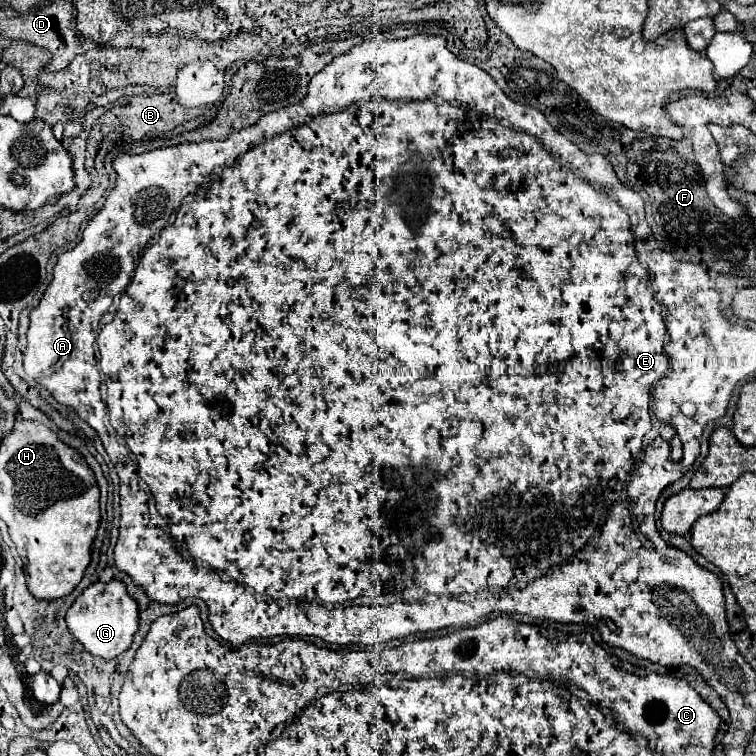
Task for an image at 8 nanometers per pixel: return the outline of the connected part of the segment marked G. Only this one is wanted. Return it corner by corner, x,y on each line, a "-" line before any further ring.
117,579
103,583
91,583
69,607
65,615
67,627
73,637
85,647
87,653
101,659
117,659
123,651
129,649
135,631
139,629
139,609
137,603
129,597
125,585

